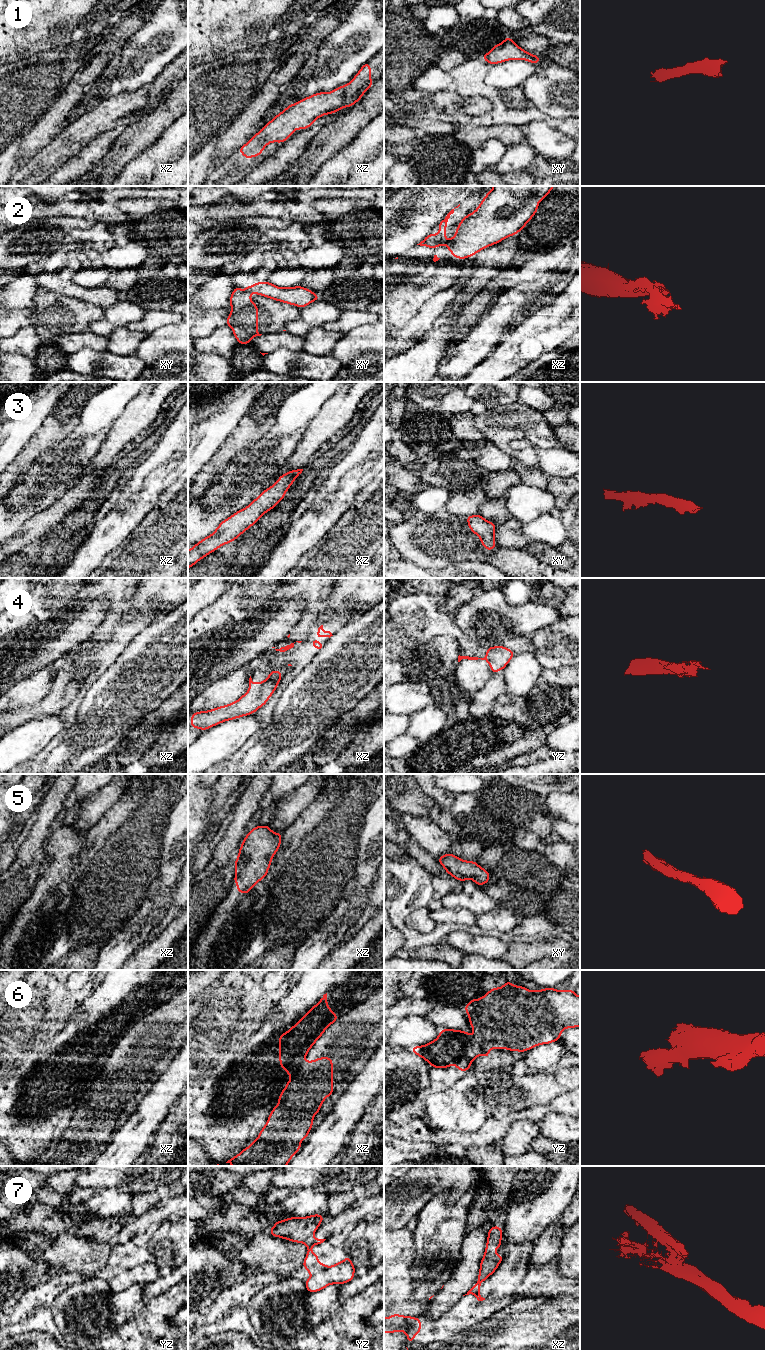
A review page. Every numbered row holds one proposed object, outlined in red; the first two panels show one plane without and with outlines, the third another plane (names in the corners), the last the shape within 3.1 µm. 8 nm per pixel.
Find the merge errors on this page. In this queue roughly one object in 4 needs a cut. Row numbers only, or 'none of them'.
2, 6, 7

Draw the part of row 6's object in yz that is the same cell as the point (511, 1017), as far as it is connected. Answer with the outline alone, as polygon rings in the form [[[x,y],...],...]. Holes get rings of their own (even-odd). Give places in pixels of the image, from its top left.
[[[508,980],[502,987],[492,988],[480,999],[471,998],[464,1009],[473,1027],[475,1040],[486,1051],[498,1048],[528,1051],[558,1041],[566,1028],[580,1027],[580,996],[572,989],[558,991],[556,988],[544,988],[530,991]]]

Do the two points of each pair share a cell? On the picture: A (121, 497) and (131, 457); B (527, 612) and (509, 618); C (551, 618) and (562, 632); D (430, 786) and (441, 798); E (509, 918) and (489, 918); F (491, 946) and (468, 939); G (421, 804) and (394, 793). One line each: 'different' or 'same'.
A: different
B: same
C: different
D: same
E: same
F: same
G: same

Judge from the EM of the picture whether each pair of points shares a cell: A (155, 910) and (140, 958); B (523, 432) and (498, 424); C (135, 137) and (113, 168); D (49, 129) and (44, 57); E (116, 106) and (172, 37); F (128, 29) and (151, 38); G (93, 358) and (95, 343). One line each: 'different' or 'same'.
A: different
B: same
C: same
D: different
E: different
F: different
G: different

